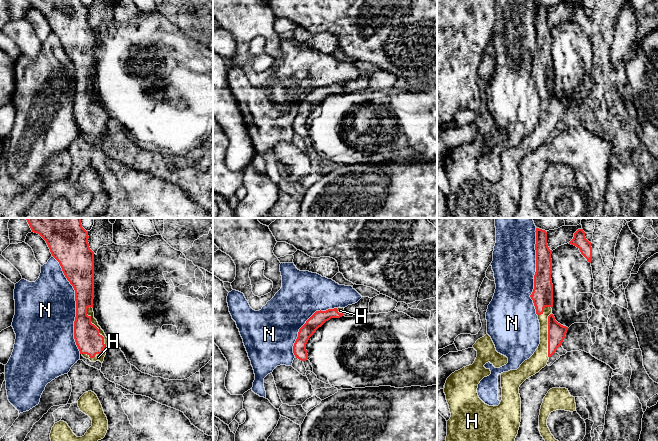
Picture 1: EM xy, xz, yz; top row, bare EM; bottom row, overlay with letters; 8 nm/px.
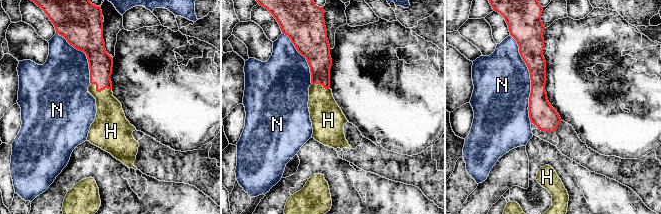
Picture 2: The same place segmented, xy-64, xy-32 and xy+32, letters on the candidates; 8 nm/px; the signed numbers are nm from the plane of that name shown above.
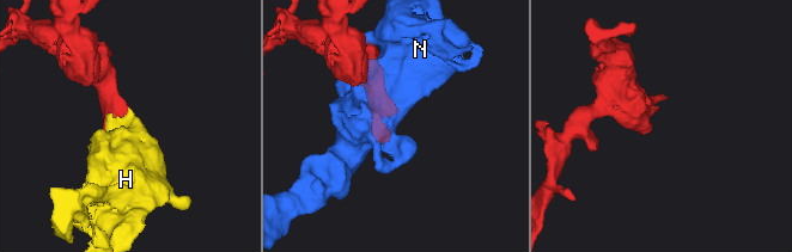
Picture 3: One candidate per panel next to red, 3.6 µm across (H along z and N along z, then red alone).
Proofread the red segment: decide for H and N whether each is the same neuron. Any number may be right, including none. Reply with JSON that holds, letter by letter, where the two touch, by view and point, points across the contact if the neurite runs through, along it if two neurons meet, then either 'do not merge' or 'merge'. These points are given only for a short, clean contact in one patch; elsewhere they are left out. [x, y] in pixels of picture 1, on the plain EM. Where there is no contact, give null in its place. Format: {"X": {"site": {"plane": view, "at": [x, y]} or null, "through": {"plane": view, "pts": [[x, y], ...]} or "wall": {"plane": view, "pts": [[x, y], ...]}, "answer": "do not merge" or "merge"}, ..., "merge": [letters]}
{"H": {"site": {"plane": "xy", "at": [99, 110]}, "answer": "merge"}, "N": {"site": {"plane": "xy", "at": [76, 80]}, "answer": "do not merge"}, "merge": ["H"]}

